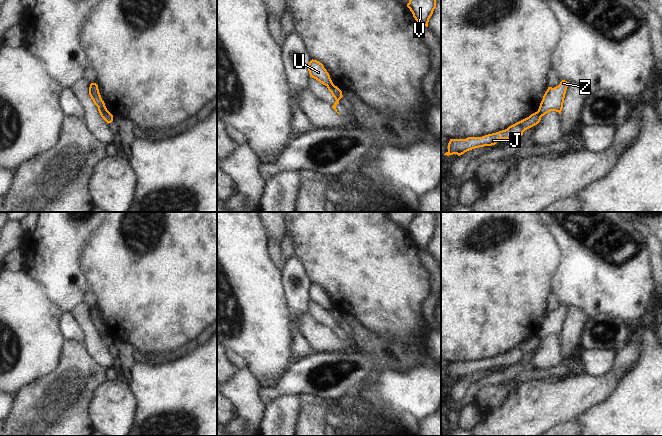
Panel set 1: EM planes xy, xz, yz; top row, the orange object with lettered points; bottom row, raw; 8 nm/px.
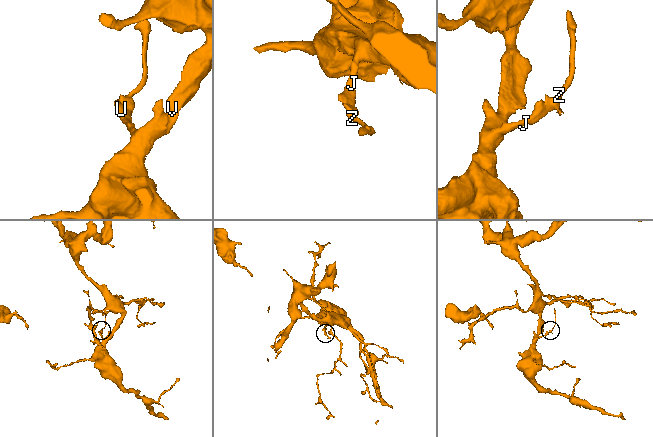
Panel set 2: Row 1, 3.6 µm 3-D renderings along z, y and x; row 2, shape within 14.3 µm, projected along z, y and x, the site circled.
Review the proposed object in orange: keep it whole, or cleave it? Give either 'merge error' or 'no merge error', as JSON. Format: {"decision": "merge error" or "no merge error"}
{"decision": "merge error"}

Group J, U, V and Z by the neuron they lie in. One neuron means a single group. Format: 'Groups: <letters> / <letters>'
Groups: J U V / Z

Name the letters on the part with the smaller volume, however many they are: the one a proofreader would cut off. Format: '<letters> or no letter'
Z

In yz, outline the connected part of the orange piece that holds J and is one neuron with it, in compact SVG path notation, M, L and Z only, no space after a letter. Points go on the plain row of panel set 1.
M538 336L531 338L529 341L509 350L507 353L488 358L482 361L468 361L466 363L450 363L448 375L444 379L457 378L458 380L465 376L484 370L495 369L499 363L507 363L509 366L520 362L523 356L535 349L541 344Z

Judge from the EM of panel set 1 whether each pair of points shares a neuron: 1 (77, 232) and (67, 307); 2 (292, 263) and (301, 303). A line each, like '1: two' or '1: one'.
1: one
2: one

